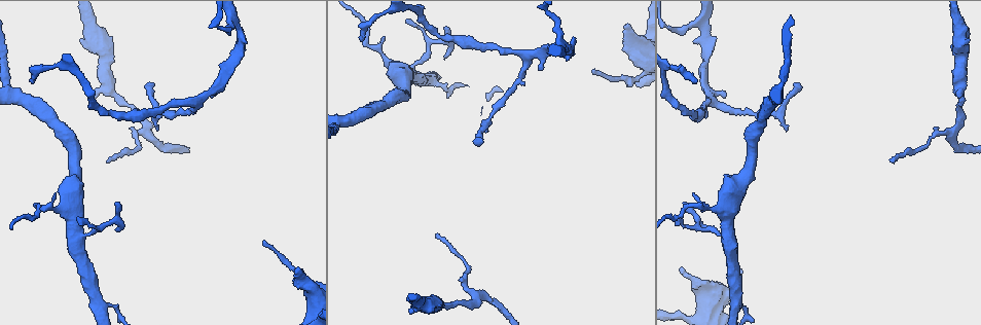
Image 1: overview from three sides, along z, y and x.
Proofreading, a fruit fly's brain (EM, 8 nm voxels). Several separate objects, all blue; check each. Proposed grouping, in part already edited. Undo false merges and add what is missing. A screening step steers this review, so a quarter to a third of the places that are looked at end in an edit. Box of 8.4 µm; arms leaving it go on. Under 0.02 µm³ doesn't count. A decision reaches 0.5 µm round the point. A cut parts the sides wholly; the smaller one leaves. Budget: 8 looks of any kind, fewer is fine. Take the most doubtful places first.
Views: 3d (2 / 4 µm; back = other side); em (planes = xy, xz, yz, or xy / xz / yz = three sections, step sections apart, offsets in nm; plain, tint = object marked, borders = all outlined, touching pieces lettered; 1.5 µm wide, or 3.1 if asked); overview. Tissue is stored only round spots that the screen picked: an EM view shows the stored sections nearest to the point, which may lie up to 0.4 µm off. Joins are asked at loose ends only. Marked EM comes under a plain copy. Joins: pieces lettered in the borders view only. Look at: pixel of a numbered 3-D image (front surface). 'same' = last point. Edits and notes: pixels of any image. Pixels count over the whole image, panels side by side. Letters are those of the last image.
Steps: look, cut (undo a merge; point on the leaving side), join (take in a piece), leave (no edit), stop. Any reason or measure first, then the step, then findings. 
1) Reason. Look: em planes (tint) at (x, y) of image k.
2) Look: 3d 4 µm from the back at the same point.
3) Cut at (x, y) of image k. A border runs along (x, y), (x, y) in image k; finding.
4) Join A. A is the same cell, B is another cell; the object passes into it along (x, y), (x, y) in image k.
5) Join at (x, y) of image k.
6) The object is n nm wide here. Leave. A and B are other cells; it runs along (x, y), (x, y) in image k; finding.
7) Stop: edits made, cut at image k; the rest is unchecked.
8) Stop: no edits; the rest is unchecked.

Free end. Look: em planes (borders) at (799, 86) of image 1.

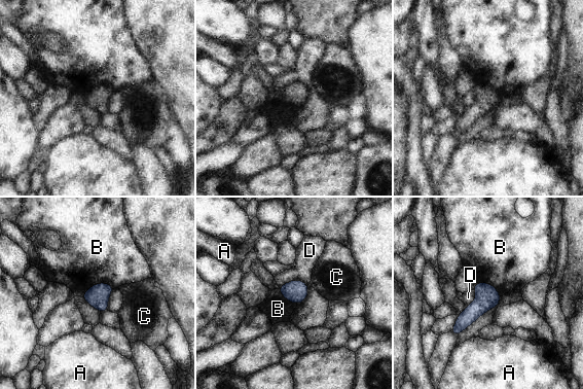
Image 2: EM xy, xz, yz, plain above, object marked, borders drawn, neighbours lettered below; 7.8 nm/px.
The longest contact is with B, 260 nm. Leave. A, B, C and D are other cells; a border runs along (113, 286), (95, 283), (81, 296) in image 2; none of them fits.

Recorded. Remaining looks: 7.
Look: em planes (borders) at (264, 240) of image 1.

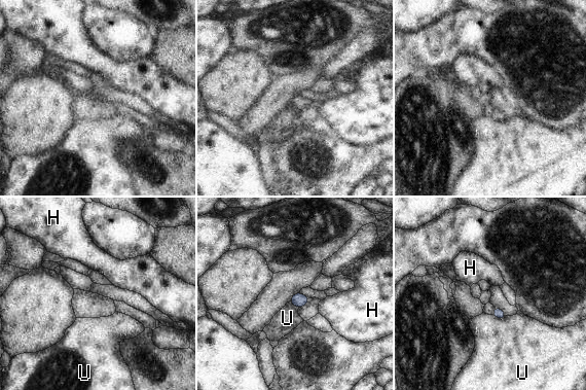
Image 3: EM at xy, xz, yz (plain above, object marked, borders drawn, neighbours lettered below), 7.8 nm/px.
Leave. H and U are other cells; a border runs along (491, 314), (501, 319), (507, 316) in image 3; none of them fits.

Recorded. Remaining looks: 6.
Free end. Look: 3d 4 µm at (410, 311) of image 1.

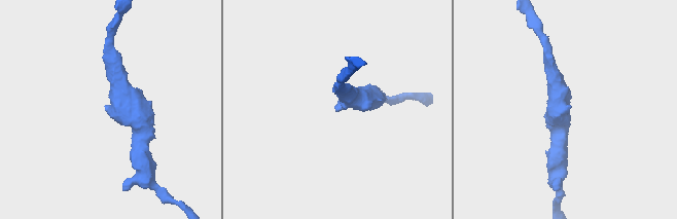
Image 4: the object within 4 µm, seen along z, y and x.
Now the EM. Look: em planes (borders) at (107, 106) of image 4.

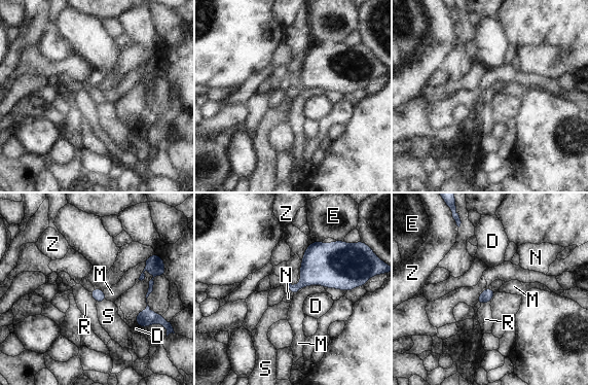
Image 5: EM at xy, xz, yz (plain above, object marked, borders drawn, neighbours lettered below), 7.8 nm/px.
The longest contact is with M, 150 nm. Leave. D, E, M, N, R, S and Z are other cells; no lettered piece goes on from it.

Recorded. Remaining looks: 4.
Thick turns thin. Look: 3d 4 µm at (429, 78) of image 1.

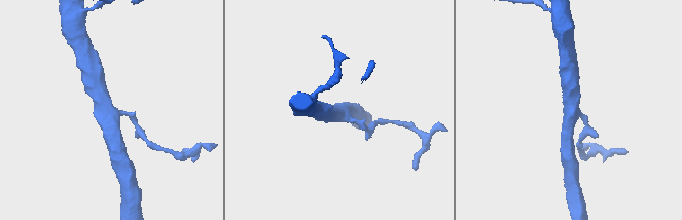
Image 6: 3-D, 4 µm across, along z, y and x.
Look: em planes (tint) at (572, 113) of image 6.

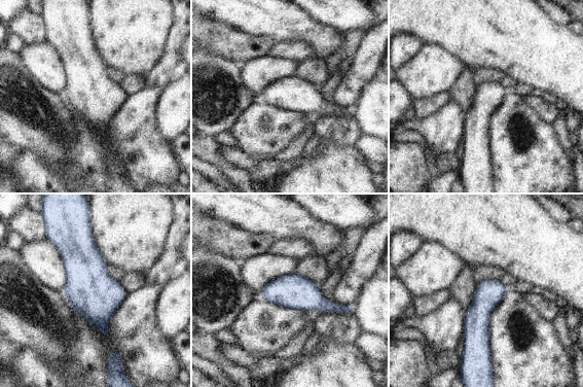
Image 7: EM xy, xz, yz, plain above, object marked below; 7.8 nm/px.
See the neighbours. Look: em planes (borders) at the same point.

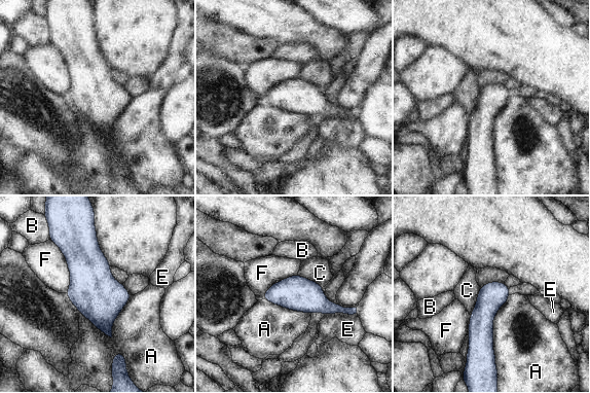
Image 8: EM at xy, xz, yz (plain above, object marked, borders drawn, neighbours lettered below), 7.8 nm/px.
The longest contact is with A, 440 nm. Leave. A, B, C, E and F are other cells; one neuron here.

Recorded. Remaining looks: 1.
Stop: no edits; the rest is unchecked.

